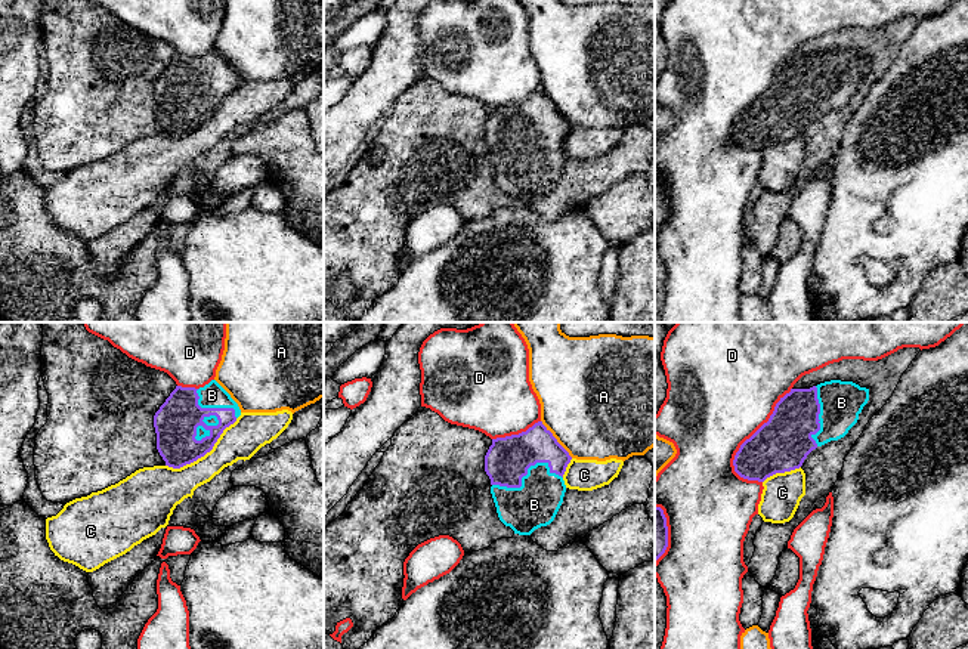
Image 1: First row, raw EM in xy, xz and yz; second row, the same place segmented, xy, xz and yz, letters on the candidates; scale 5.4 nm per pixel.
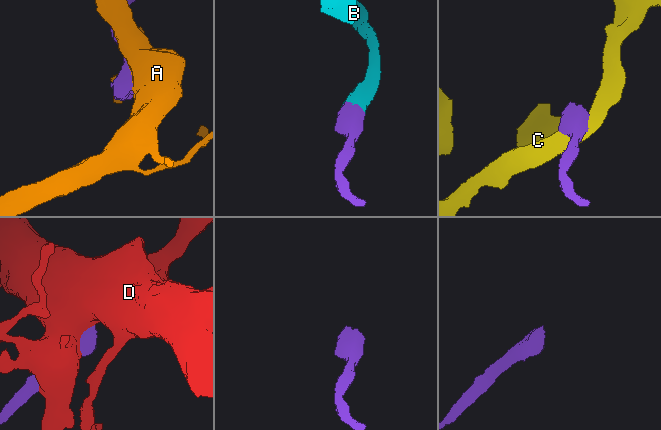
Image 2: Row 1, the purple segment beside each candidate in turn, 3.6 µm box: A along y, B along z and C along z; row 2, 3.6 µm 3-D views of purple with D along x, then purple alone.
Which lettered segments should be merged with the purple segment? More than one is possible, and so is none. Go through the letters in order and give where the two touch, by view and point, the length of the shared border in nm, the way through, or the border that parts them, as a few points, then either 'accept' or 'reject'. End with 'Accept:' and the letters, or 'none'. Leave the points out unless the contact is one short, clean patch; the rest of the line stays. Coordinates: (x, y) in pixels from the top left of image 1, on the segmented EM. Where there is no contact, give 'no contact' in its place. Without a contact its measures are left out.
A: xz (556, 439) | 260 nm | reject
B: xz (526, 473) | 380 nm | accept
C: xy (204, 454) | 460 nm | reject
D: yz (755, 432) | 550 nm | reject
Accept: B

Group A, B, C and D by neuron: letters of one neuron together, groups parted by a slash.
A / B / C / D

